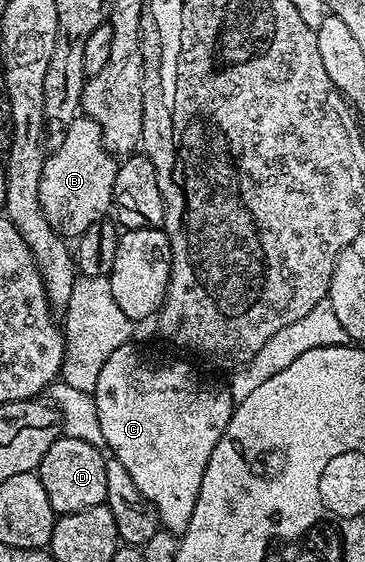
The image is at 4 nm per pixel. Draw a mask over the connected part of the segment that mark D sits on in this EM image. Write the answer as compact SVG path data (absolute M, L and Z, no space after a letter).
M61 436L56 442L49 444L49 452L45 452L37 473L45 488L45 496L49 496L49 504L56 515L81 512L85 508L106 503L106 463L104 451L94 447L93 444L86 443L85 440Z

